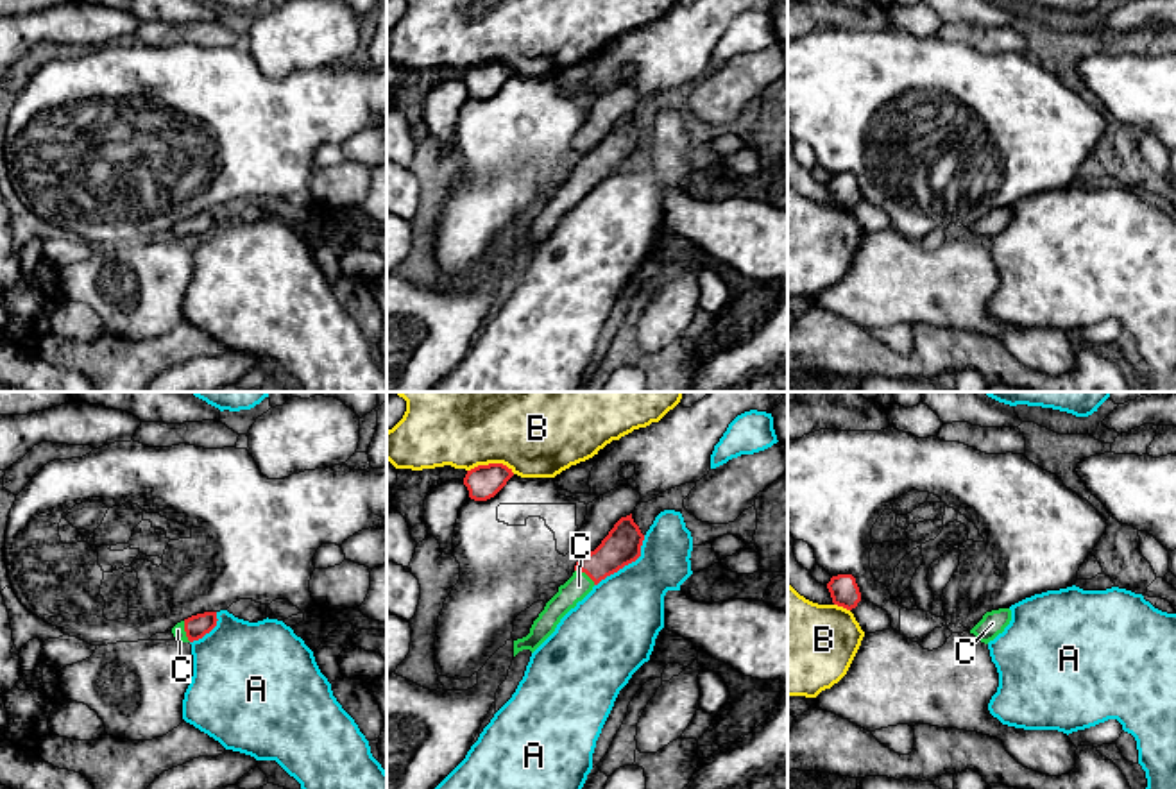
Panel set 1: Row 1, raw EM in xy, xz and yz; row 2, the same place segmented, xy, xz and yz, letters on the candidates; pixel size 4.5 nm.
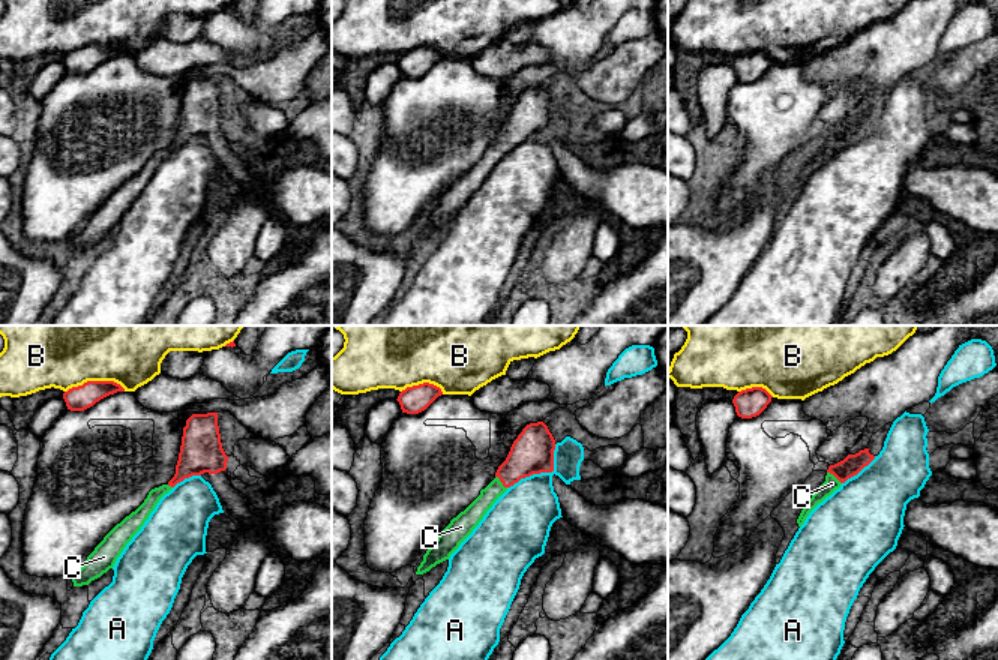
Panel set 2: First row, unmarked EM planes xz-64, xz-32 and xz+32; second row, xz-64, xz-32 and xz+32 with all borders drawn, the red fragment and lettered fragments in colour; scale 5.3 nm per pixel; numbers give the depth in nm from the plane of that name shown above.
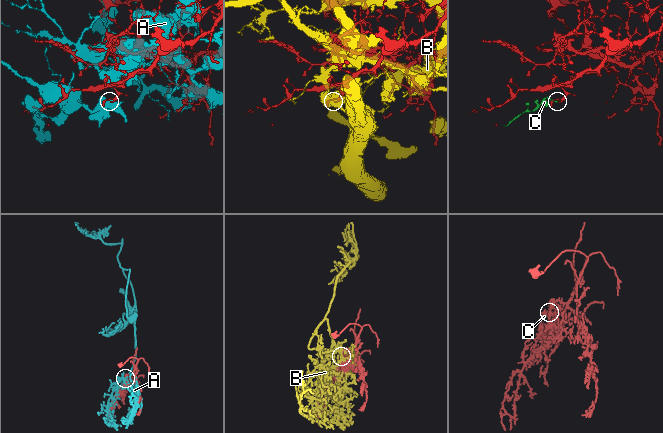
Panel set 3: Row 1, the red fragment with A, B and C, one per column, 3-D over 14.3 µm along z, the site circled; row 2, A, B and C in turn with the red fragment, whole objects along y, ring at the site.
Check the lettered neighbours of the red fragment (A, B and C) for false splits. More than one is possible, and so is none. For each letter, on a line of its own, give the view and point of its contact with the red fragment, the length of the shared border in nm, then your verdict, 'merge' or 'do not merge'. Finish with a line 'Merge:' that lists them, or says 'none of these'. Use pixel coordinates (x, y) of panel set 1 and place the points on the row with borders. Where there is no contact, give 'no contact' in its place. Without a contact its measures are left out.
A: meets red in xz at (627, 564); contact 320 nm long; do not merge
B: meets red in xz at (491, 464); contact 220 nm long; do not merge
C: meets red in xz at (586, 573); contact 120 nm long; merge
Merge: C

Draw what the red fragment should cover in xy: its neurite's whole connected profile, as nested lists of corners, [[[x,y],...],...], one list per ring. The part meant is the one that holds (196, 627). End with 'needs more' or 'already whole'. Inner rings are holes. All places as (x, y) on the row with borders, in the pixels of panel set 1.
[[[204,612],[192,615],[172,628],[172,633],[181,642],[193,642],[202,639],[217,626],[217,612]]]; needs more

